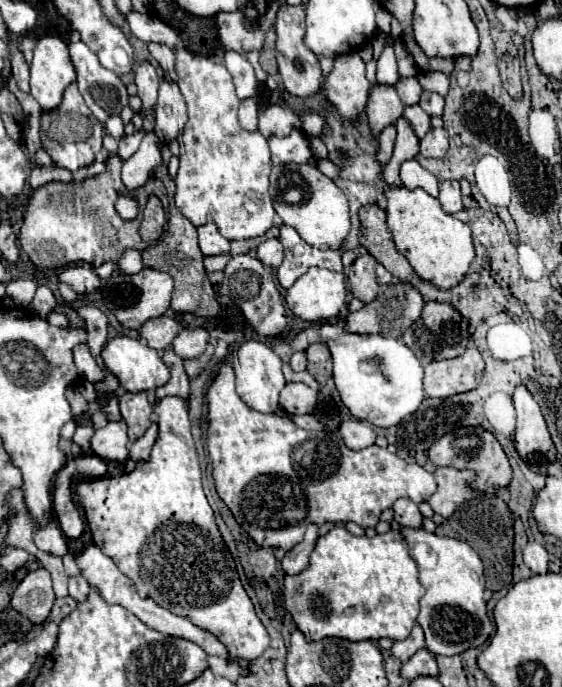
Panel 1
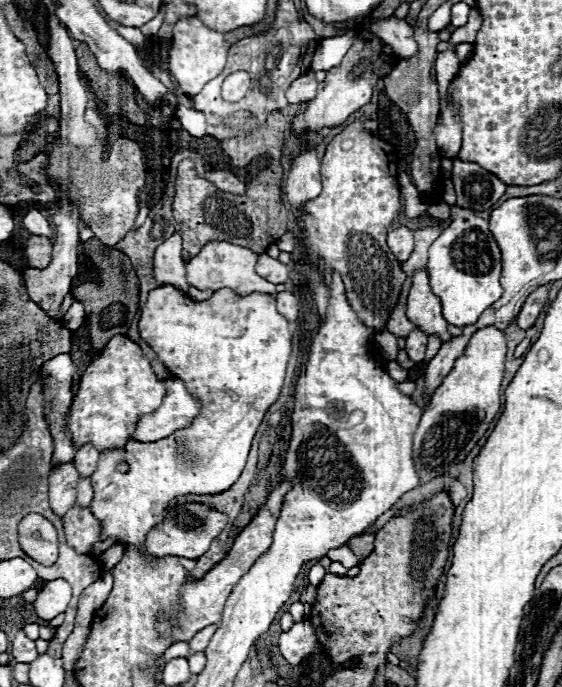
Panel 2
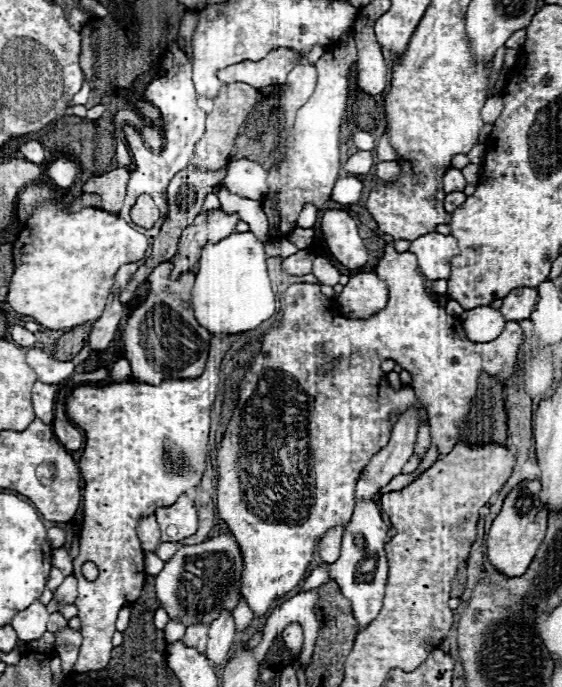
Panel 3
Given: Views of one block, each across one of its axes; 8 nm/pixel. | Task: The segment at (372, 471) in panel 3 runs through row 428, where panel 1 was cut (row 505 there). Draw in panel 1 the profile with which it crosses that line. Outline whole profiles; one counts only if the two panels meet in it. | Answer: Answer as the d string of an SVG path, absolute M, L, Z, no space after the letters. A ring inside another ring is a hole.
M398 498L392 506L394 520L408 528L420 528L422 526L422 514L418 510L418 504L408 498Z

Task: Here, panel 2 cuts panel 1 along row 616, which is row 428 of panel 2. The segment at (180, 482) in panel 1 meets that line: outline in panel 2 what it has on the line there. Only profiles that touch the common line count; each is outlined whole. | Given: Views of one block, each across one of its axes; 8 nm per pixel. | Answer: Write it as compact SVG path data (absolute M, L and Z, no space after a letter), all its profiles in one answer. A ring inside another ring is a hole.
M160 286L148 294L138 322L140 336L158 354L158 360L162 360L176 378L186 382L188 390L202 402L202 410L188 428L168 438L156 442L128 442L124 450L102 452L98 468L90 478L94 488L90 510L102 522L102 540L118 536L124 546L136 546L144 554L146 534L162 522L162 514L172 498L184 494L220 494L240 478L254 434L268 408L278 400L284 384L292 338L288 324L290 322L276 310L276 300L270 294L248 294L240 298L230 290L218 290L204 302L194 302L174 286ZM122 460L130 466L126 474L116 470Z

